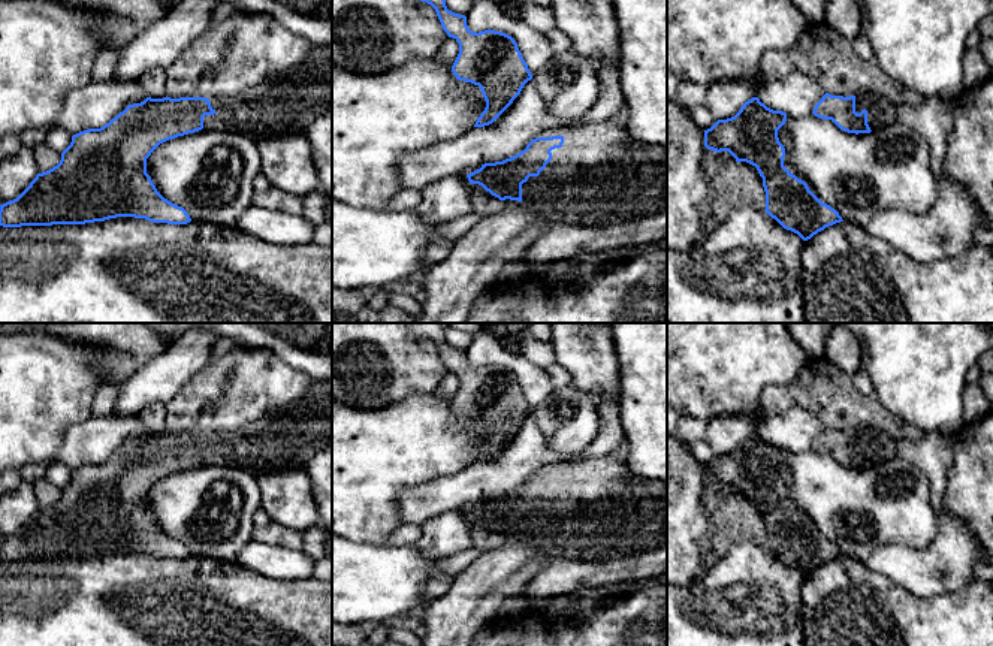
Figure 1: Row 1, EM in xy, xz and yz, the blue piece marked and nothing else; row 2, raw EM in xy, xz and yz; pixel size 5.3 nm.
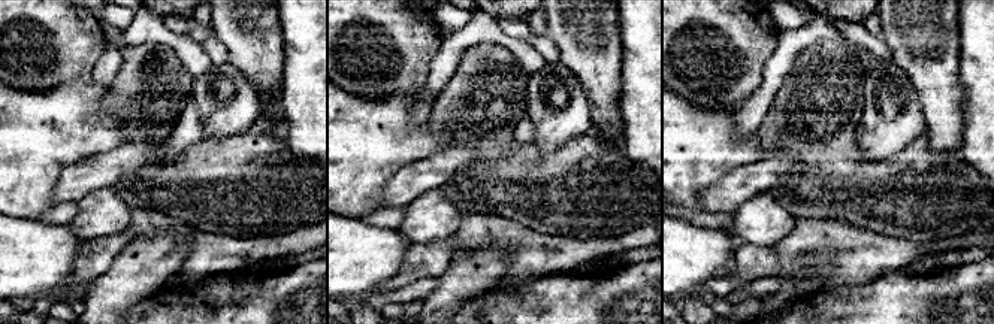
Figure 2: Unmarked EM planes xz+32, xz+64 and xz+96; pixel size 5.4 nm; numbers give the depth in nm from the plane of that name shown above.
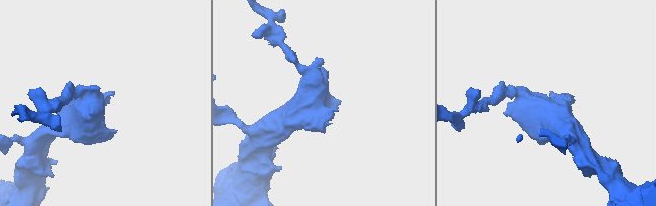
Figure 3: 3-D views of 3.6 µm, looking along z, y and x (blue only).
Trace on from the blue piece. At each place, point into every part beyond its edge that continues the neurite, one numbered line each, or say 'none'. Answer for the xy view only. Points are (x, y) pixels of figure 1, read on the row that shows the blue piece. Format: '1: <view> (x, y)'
1: xy (286, 105)

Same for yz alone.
1: yz (881, 112)

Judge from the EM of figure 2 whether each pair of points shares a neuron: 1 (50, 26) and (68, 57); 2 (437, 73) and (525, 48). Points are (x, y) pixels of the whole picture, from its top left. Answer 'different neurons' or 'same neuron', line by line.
1: same neuron
2: same neuron

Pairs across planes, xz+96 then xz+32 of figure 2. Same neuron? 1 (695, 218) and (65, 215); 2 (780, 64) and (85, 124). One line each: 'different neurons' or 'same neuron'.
1: same neuron
2: different neurons

